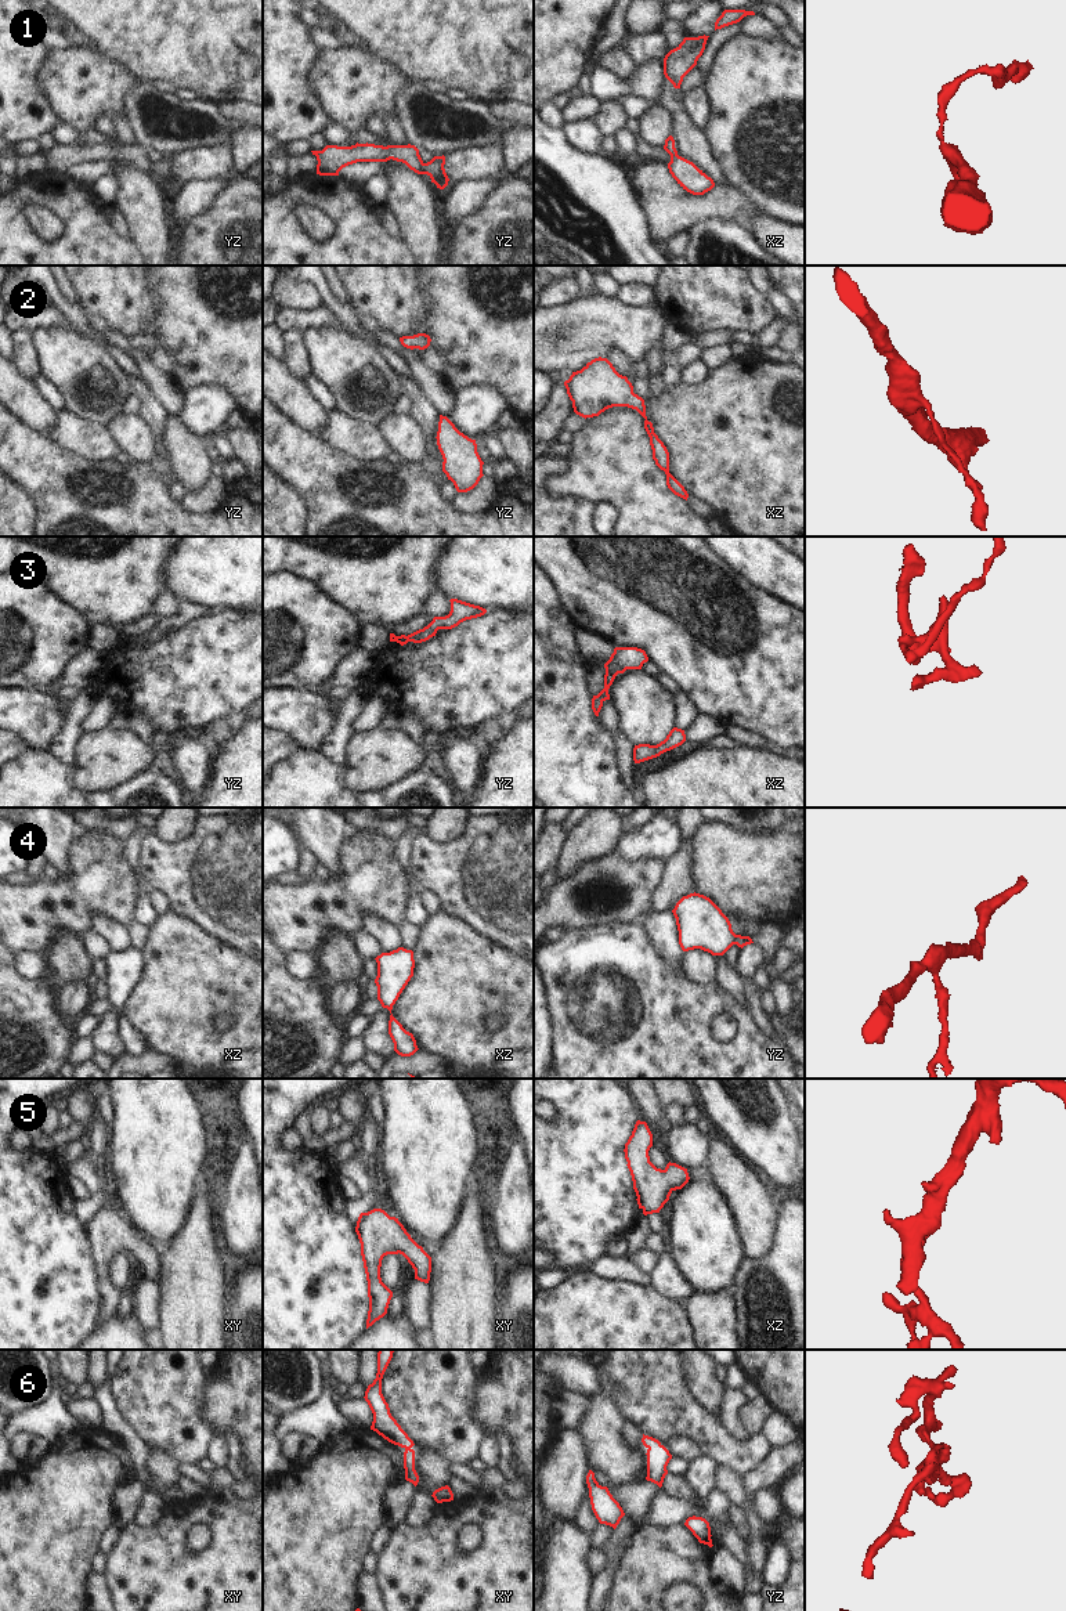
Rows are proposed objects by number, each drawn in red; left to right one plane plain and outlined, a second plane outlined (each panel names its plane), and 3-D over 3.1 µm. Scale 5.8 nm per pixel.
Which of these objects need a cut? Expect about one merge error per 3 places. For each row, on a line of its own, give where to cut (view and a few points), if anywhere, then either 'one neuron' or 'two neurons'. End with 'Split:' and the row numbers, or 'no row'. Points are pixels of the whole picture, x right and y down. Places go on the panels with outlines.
1: no cut | one neuron
2: no cut | one neuron
3: no cut | one neuron
4: no cut | one neuron
5: no cut | one neuron
6: no cut | one neuron
Split: no row

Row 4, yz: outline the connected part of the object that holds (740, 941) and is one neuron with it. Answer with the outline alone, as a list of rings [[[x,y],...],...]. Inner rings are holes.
[[[683,896],[672,910],[683,951],[701,949],[712,956],[723,956],[733,944],[744,947],[754,943],[749,936],[736,935],[729,918],[707,896]]]

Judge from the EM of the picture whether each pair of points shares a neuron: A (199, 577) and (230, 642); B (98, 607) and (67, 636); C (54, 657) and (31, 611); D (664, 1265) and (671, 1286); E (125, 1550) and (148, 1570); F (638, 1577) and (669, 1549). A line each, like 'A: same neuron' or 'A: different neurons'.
A: different neurons
B: different neurons
C: same neuron
D: same neuron
E: same neuron
F: same neuron

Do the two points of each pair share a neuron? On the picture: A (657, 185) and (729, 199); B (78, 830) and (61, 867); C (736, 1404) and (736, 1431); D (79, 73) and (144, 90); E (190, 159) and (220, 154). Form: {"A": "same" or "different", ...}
{"A": "same", "B": "same", "C": "same", "D": "different", "E": "same"}

